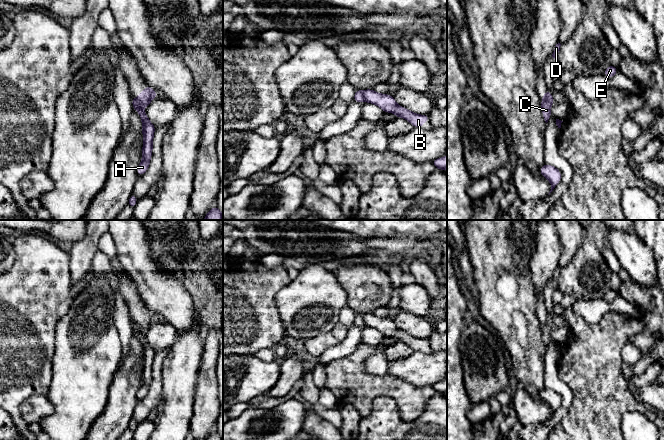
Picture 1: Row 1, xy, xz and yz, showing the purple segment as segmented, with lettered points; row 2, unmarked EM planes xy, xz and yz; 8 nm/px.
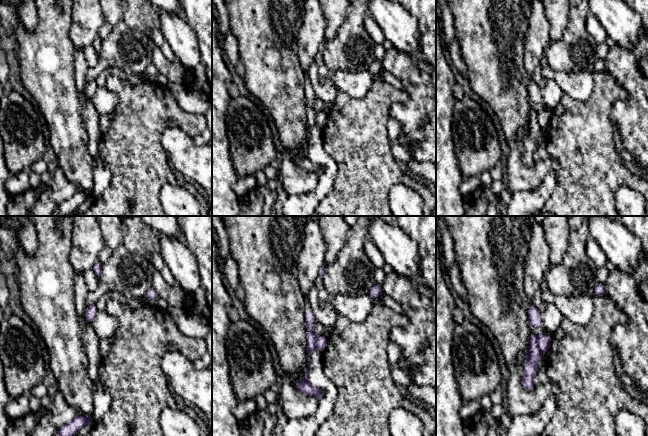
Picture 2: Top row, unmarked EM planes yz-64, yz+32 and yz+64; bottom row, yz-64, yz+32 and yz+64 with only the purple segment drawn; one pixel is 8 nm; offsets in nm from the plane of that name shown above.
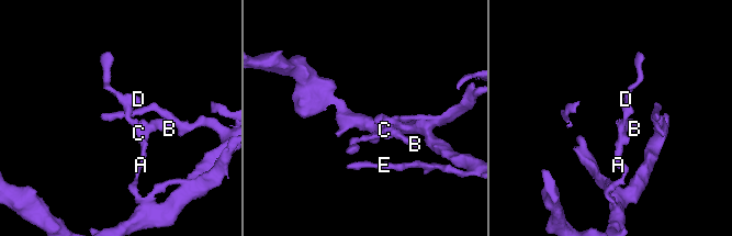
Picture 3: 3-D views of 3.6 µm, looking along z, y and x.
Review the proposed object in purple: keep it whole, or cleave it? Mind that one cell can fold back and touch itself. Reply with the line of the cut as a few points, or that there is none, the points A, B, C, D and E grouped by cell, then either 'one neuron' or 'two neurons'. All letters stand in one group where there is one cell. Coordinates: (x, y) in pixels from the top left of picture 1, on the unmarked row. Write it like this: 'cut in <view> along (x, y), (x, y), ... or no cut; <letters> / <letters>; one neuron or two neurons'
cut in xz along (362, 315), (365, 324); A C D E / B; two neurons

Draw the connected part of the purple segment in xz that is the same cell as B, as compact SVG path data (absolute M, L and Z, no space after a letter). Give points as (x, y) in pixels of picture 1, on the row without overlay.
M372 313L363 314L364 324L380 331L384 336L395 337L395 341L401 341L410 346L414 351L422 352L425 345L430 345L429 339L420 339L399 330L394 321L377 317Z

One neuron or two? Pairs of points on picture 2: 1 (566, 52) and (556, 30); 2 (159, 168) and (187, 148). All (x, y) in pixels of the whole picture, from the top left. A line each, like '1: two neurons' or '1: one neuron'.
1: two neurons
2: two neurons

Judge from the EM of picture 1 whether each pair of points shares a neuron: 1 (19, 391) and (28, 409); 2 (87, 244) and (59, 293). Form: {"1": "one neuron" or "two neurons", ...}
{"1": "two neurons", "2": "two neurons"}

